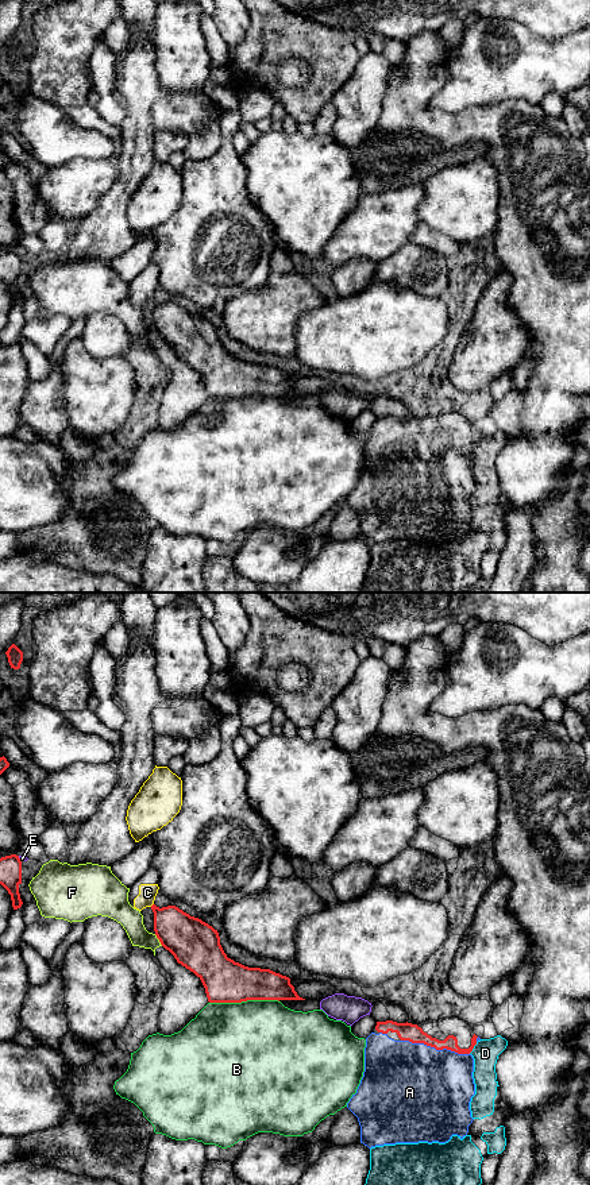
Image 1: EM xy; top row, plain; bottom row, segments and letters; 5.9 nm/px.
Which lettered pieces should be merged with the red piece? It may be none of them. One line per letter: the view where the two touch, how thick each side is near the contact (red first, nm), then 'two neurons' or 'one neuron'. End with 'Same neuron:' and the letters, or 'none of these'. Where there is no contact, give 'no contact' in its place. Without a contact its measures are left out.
A: contact in xy; calibres 110 and 480 nm; one neuron
B: contact in xy; calibres 260 and 480 nm; two neurons
C: no contact; two neurons
D: contact in xy; calibres 80 and 160 nm; two neurons
E: contact in xy; calibres 130 and 30 nm; two neurons
F: contact in xy; calibres 280 and 140 nm; two neurons
Same neuron: A

